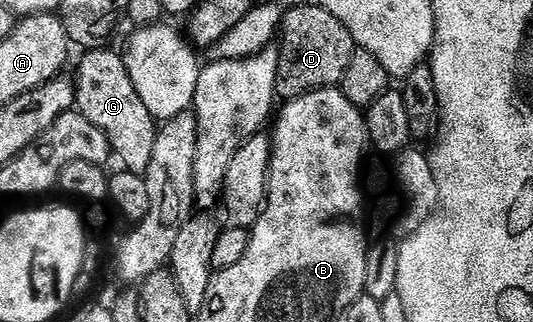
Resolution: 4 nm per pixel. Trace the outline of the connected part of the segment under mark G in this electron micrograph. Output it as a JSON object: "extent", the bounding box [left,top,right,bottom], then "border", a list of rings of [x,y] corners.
{"extent":[75,47,159,174],"border":[[[108,47],[94,48],[82,55],[85,57],[77,68],[77,76],[75,75],[75,108],[85,115],[87,122],[95,122],[95,126],[99,126],[103,134],[107,134],[113,156],[125,163],[122,164],[124,171],[144,174],[147,166],[151,166],[151,154],[155,151],[159,124],[143,106],[143,101],[131,82],[124,55],[120,51],[109,51]]]}

